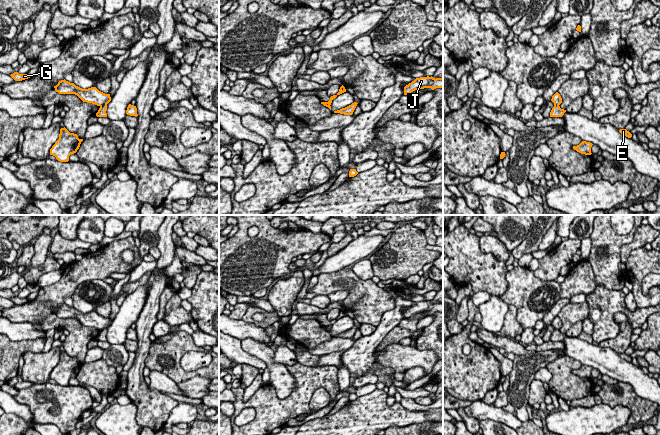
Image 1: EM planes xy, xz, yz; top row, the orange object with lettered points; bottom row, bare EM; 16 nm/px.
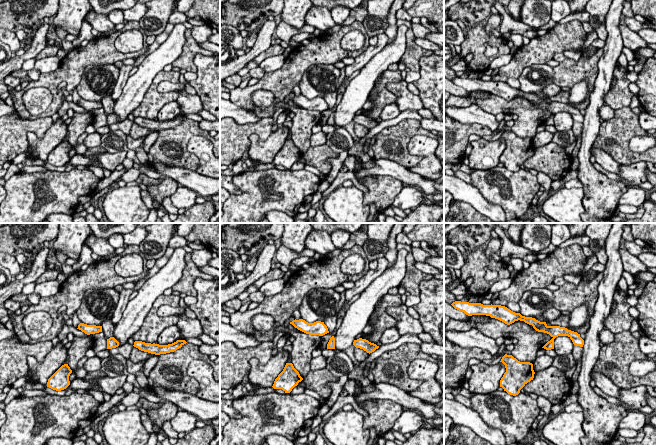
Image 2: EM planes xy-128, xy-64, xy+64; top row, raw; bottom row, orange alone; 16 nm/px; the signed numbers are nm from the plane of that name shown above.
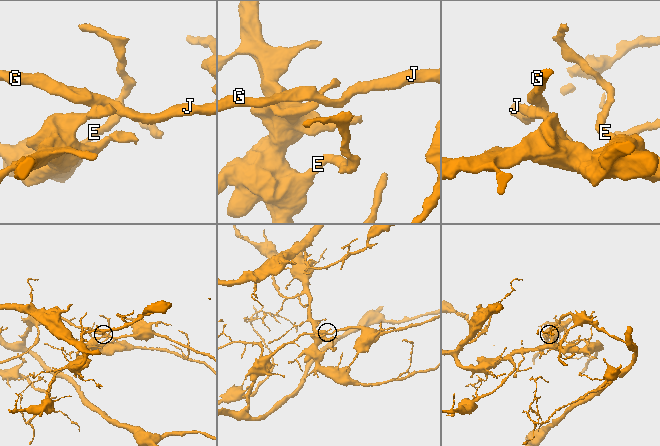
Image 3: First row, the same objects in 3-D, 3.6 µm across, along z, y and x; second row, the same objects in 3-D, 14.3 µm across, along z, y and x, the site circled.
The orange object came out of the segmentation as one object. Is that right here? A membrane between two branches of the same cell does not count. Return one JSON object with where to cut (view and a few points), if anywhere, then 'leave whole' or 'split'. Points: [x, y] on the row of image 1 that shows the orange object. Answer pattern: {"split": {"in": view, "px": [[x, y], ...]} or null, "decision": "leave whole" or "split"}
{"split": null, "decision": "leave whole"}

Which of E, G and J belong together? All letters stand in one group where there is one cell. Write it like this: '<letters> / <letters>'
E G J

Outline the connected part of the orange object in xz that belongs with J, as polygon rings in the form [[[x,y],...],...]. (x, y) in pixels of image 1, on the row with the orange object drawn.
[[[432,76],[416,78],[404,87],[404,95],[408,95],[415,90],[424,88],[431,88],[432,90],[436,88],[443,88],[443,78],[435,79]]]

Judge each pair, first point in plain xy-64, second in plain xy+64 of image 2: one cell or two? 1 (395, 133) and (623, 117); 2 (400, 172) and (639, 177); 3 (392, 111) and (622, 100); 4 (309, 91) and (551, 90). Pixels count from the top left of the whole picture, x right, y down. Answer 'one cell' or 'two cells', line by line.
1: one cell
2: two cells
3: two cells
4: two cells

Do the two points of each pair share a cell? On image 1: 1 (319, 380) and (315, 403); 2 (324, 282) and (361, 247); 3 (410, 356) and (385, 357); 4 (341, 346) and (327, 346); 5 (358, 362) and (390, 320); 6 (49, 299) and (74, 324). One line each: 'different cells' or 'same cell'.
1: different cells
2: different cells
3: same cell
4: same cell
5: same cell
6: different cells

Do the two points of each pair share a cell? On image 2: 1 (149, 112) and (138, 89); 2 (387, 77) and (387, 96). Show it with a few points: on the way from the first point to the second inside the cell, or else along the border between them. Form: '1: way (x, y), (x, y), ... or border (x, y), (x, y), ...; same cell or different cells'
1: border (154, 78), (143, 100), (131, 112); different cells
2: way (383, 82), (383, 91); same cell

